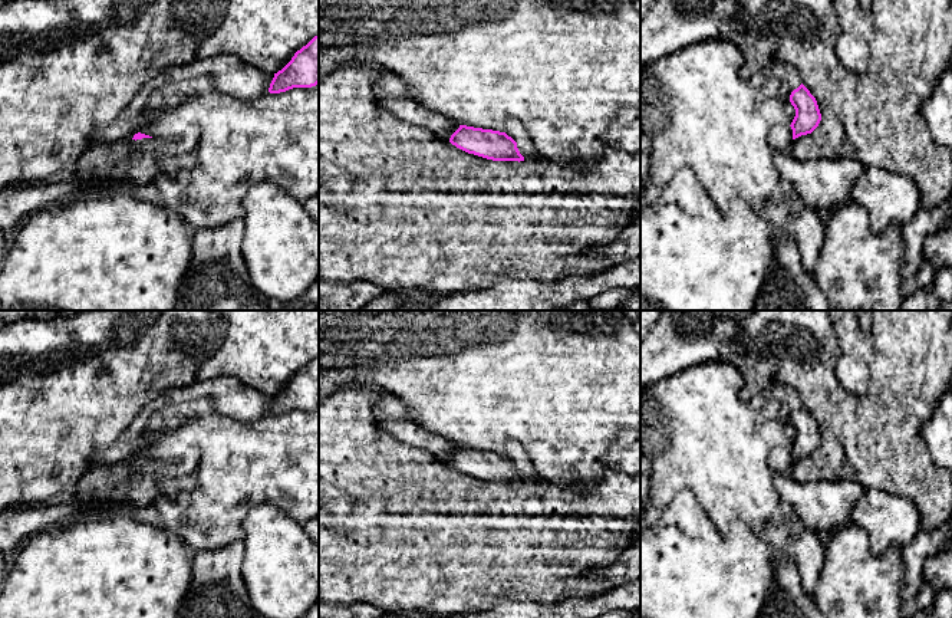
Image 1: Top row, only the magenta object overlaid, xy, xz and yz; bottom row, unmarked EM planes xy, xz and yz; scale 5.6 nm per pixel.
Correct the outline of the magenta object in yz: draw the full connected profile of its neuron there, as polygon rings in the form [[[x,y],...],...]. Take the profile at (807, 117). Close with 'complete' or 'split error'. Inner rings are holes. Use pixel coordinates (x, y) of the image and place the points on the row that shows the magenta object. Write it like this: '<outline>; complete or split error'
[[[801,83],[790,95],[795,116],[790,125],[775,125],[768,134],[768,145],[774,152],[788,154],[793,141],[811,134],[821,121],[816,98]]]; split error

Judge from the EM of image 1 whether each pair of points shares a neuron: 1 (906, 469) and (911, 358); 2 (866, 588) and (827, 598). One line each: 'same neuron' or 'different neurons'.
1: same neuron
2: same neuron

